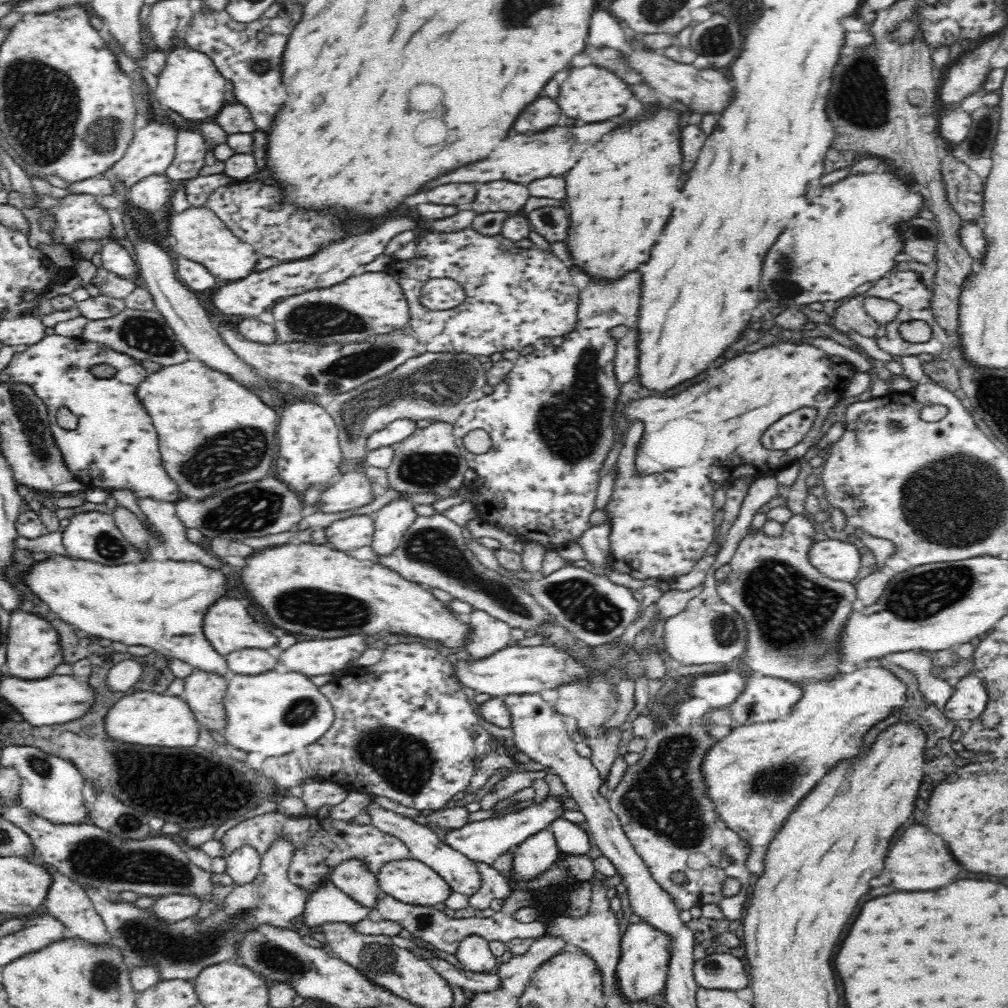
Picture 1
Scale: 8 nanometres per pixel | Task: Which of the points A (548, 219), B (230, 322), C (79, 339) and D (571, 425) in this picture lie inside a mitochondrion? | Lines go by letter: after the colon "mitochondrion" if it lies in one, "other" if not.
A: mitochondrion
B: other
C: other
D: mitochondrion

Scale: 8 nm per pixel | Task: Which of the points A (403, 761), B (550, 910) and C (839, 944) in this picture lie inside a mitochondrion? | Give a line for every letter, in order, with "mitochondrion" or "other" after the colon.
A: mitochondrion
B: other
C: other

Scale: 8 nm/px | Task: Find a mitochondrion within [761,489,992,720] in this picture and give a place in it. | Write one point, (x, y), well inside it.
(919, 596)

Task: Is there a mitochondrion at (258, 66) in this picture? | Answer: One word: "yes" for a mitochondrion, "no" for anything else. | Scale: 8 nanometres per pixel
yes

